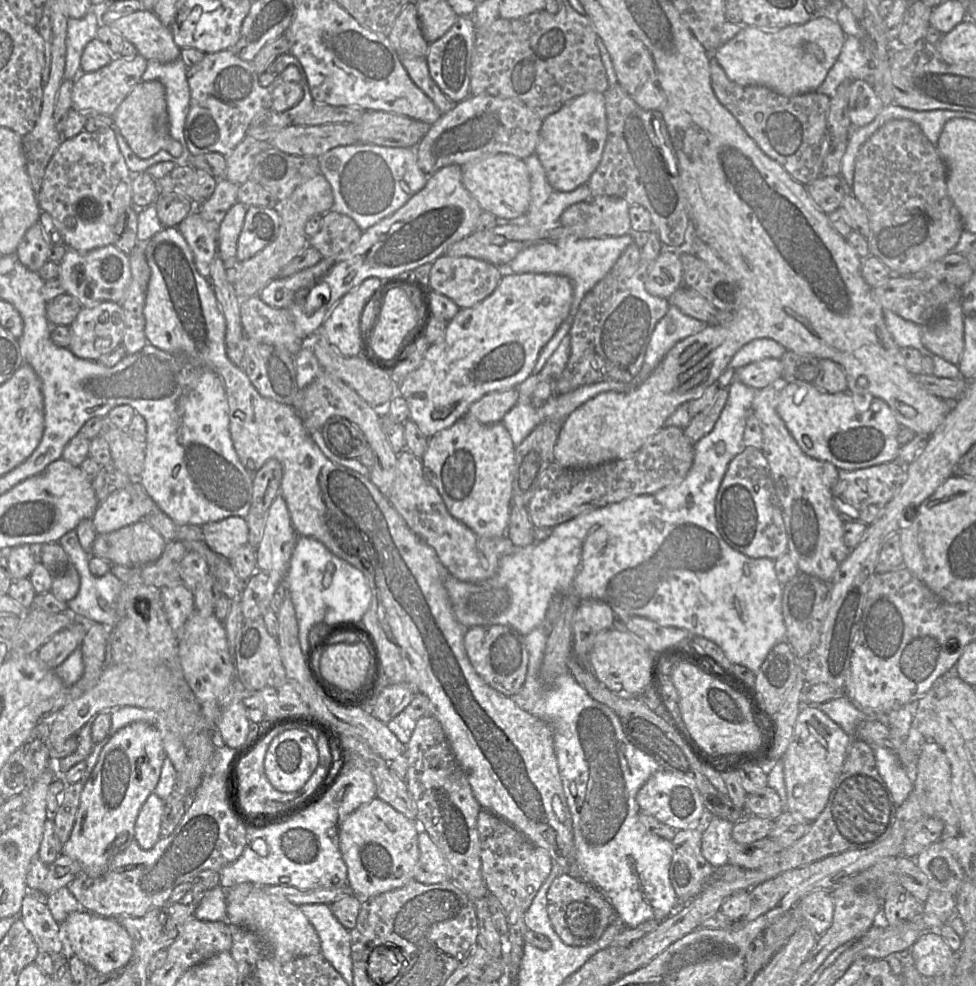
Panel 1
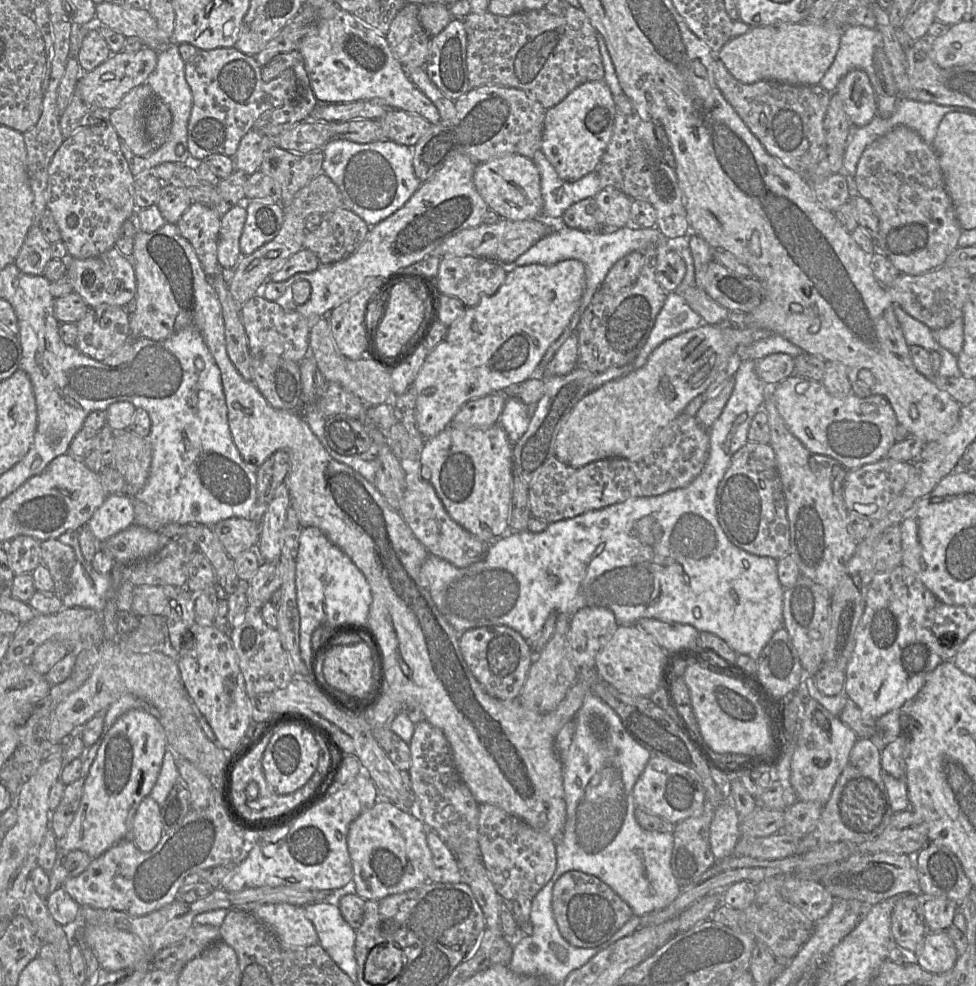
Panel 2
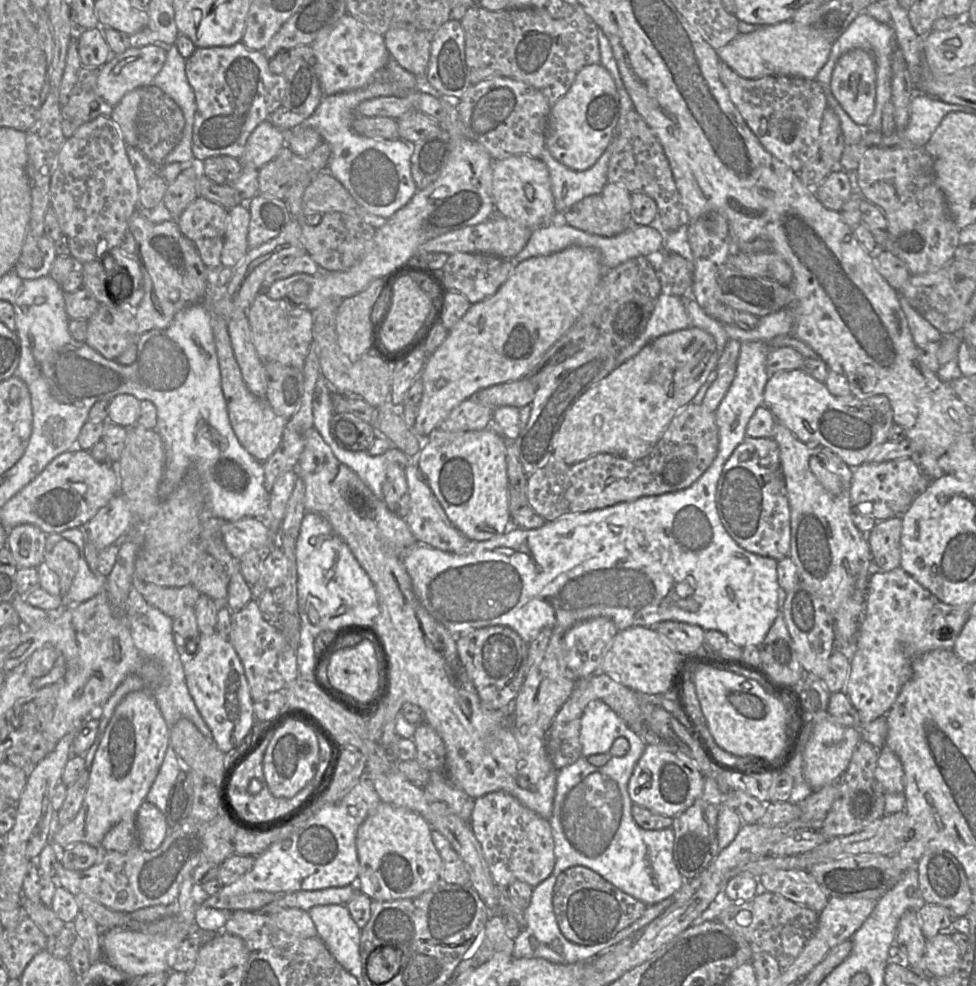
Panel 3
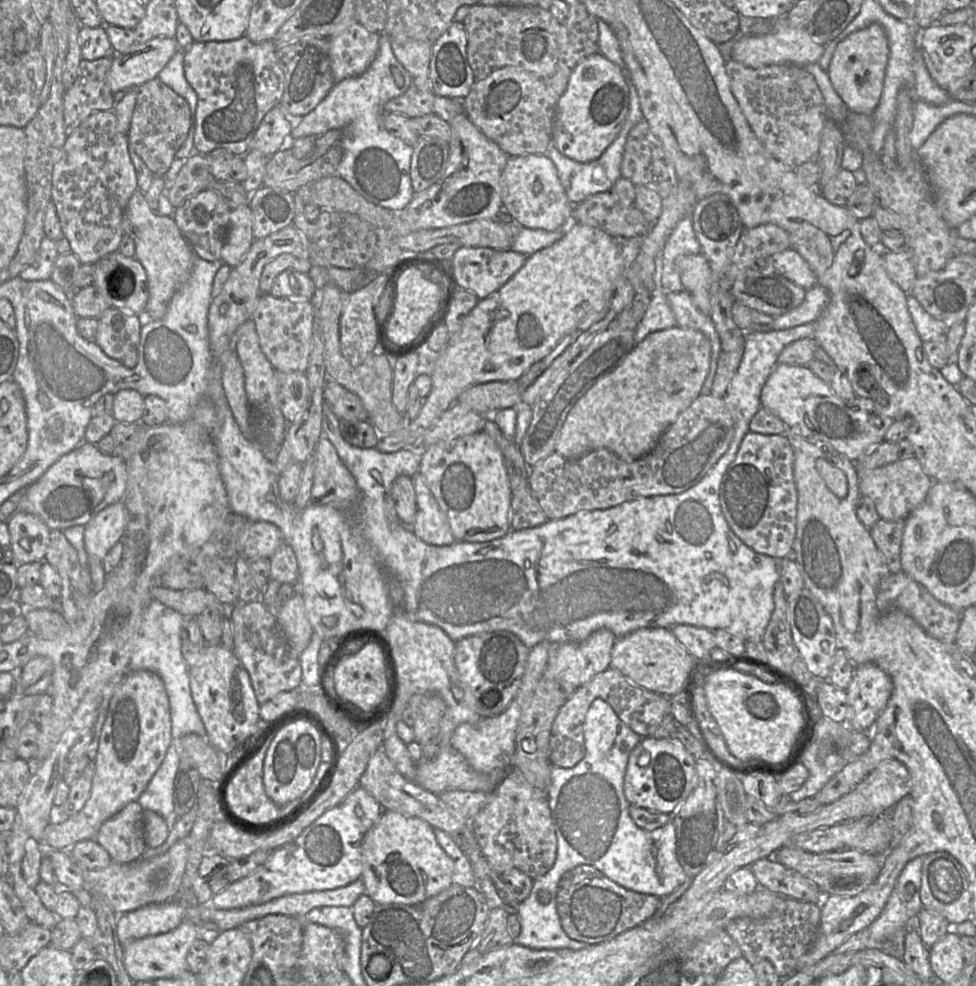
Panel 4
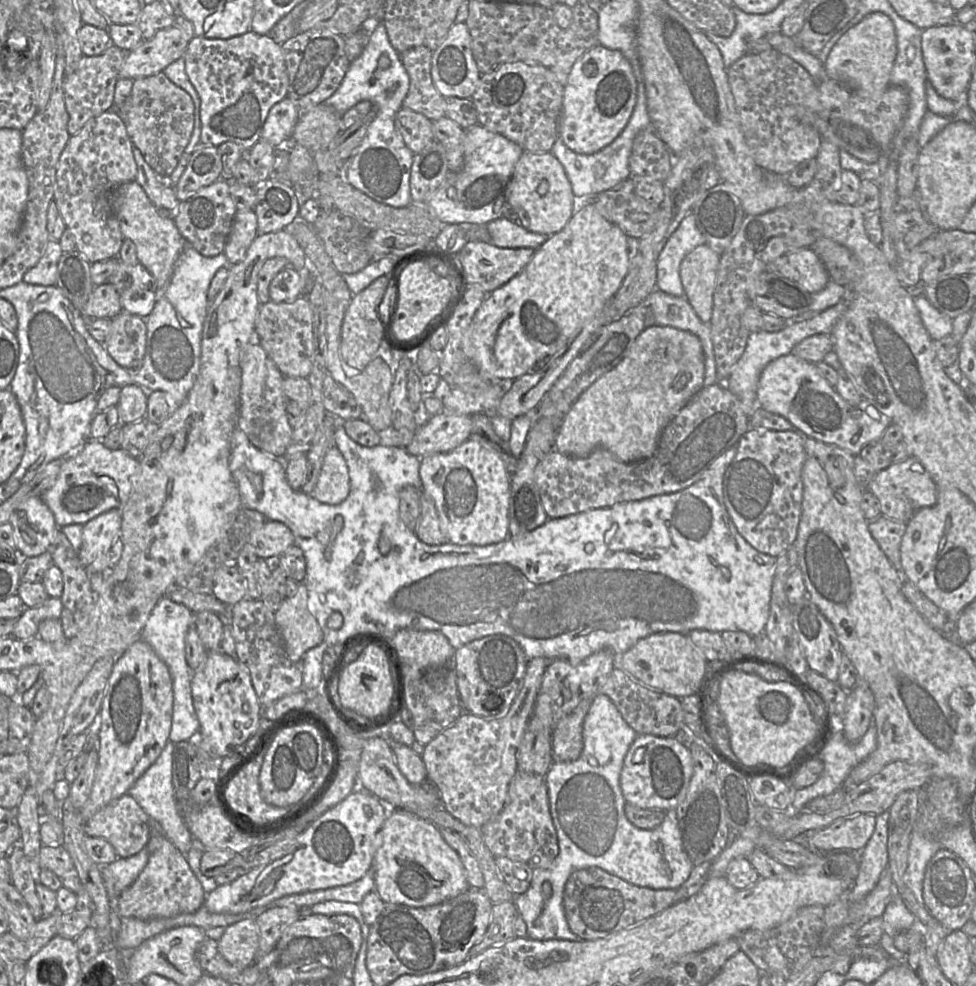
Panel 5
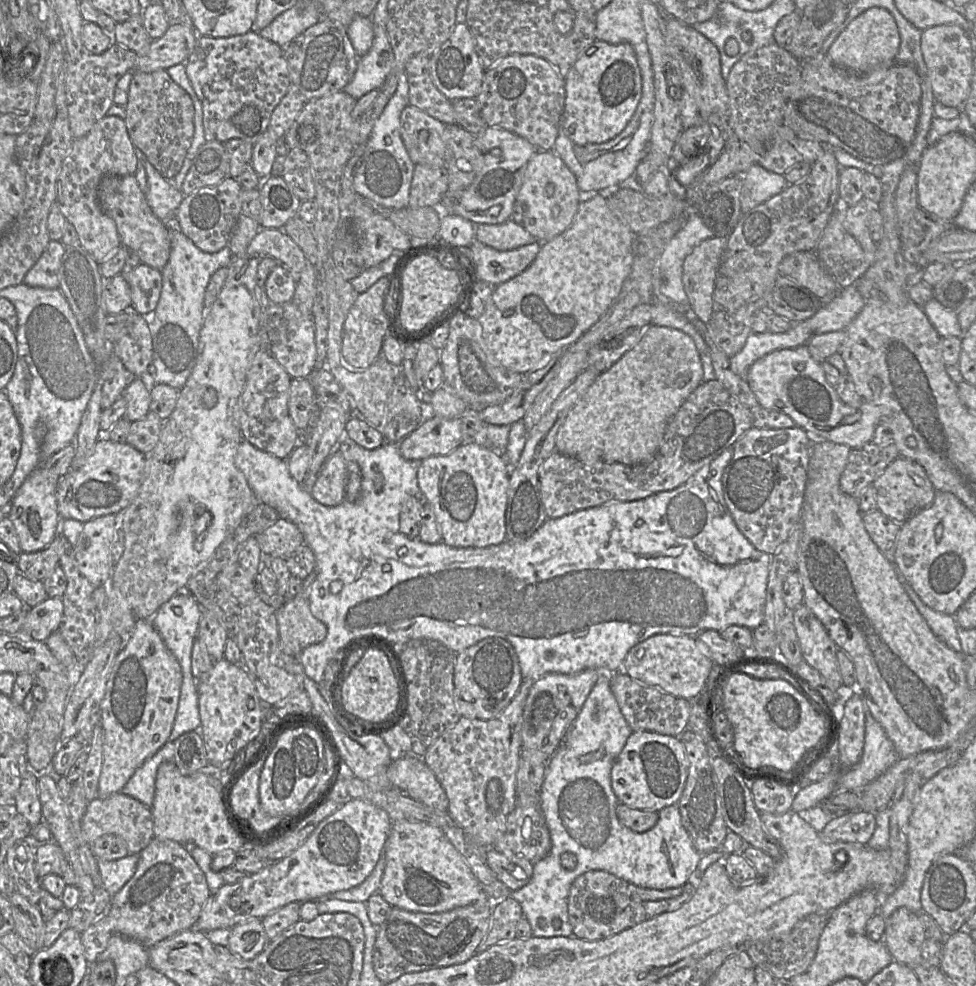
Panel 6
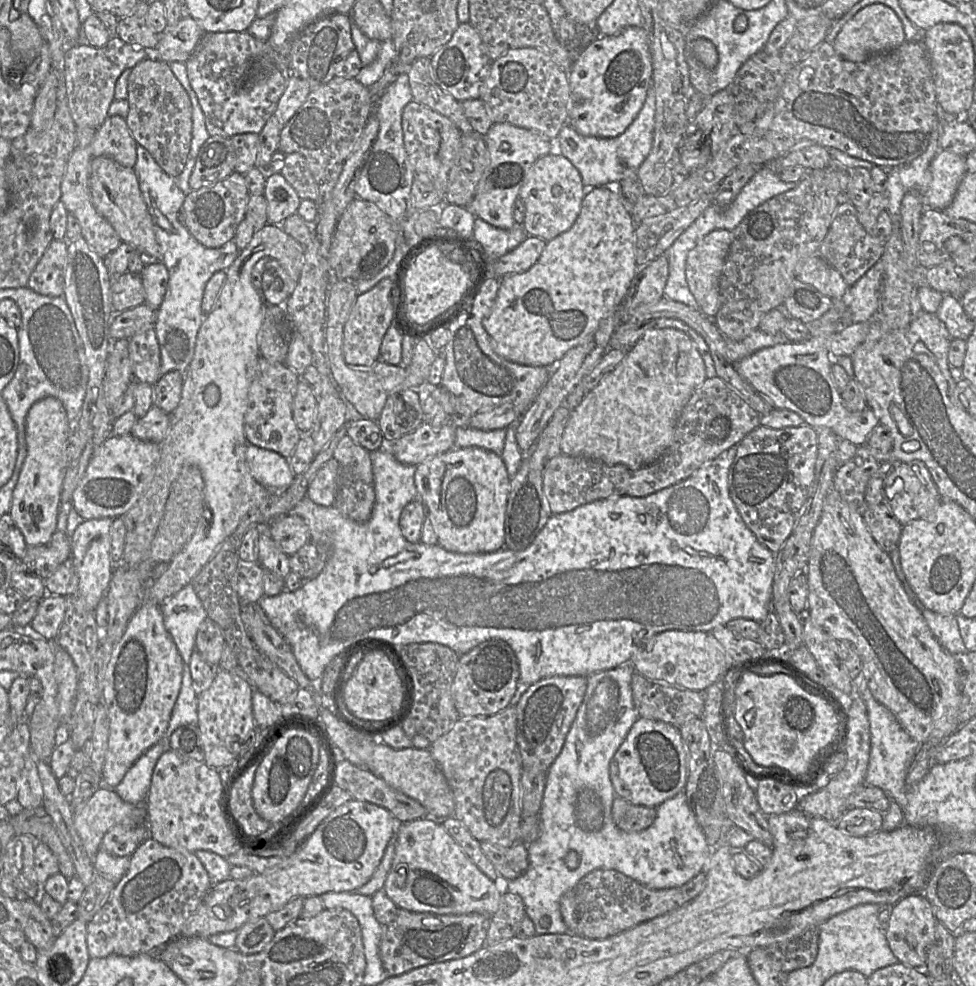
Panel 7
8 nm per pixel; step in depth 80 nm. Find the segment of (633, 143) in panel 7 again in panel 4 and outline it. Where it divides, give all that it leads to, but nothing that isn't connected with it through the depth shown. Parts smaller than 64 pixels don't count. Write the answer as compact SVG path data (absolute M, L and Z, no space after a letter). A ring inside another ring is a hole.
M622 68L621 71L629 91L629 109L621 130L602 155L594 161L580 163L561 154L552 140L545 153L554 163L560 182L571 204L580 204L594 194L610 191L614 183L621 177L620 166L628 133L636 124L643 120L638 92L629 74L630 72L628 68Z

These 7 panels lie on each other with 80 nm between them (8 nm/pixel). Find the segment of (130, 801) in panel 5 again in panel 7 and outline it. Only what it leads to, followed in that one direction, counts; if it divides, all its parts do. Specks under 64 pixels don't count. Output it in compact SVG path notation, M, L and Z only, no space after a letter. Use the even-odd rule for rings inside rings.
M107 786L99 787L81 810L75 810L73 816L74 826L93 865L101 840L108 830L118 824L136 826L144 821L145 803L127 803Z

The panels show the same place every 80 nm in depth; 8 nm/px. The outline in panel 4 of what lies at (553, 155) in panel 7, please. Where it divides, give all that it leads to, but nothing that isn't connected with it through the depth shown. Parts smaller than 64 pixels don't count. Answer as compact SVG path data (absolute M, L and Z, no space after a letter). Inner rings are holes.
M545 154L510 156L500 177L501 200L515 223L529 229L564 230L571 224L572 204L563 188L557 169Z

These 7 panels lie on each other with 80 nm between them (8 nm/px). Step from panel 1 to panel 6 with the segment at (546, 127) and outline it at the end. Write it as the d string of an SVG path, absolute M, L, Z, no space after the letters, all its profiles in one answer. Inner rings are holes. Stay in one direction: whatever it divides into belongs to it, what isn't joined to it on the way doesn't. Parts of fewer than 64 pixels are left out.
M595 40L582 53L565 78L565 104L560 133L575 145L600 144L620 134L632 118L641 98L642 79L634 50L628 43L608 44Z

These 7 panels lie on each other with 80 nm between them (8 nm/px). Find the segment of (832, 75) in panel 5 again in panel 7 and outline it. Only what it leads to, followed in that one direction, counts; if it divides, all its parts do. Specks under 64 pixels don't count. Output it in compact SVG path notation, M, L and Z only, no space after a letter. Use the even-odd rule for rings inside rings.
M875 3L862 8L836 36L833 47L838 55L851 62L863 62L874 54L890 52L905 42L903 24L888 6Z

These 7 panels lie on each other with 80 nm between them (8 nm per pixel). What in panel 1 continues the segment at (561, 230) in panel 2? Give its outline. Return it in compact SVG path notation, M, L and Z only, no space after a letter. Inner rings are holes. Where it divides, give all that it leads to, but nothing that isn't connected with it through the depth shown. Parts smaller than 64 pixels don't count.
M631 233L605 238L578 238L569 236L555 242L531 245L520 251L510 261L507 269L515 274L540 273L558 274L570 279L573 286L573 300L566 319L558 327L552 338L541 349L532 374L538 374L562 339L569 333L574 317L584 296L611 270L628 245L634 242Z

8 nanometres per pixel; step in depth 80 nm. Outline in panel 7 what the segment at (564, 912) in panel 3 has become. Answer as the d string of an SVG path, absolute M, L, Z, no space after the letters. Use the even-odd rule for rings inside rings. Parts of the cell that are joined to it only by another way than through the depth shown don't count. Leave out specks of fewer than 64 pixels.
M598 869L584 876L575 886L577 935L605 939L640 923L675 910L694 899L704 888L706 873L700 872L679 887L650 889L625 874Z

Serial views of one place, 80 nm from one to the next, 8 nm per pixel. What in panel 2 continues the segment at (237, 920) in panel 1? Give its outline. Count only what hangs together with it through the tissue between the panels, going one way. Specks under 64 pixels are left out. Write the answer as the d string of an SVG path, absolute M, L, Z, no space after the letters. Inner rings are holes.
M269 903L257 906L254 915L269 926L285 948L302 948L319 943L304 906L289 903Z

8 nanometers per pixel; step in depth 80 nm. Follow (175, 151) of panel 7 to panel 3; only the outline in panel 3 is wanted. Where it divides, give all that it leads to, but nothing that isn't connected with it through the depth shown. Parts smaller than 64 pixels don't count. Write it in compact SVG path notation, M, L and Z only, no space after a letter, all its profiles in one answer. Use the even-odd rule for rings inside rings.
M154 84L142 87L136 119L137 149L156 167L164 166L165 157L177 146L183 135L185 119L179 105Z

